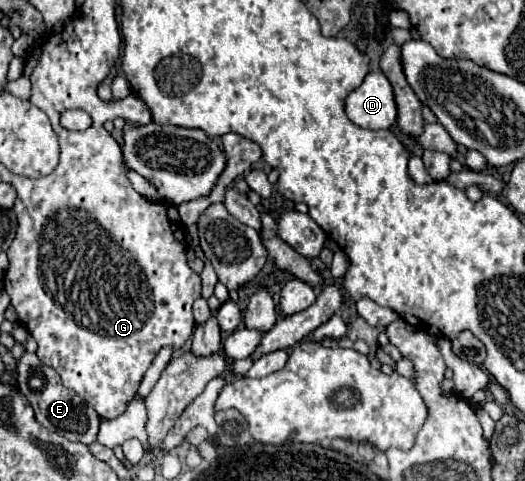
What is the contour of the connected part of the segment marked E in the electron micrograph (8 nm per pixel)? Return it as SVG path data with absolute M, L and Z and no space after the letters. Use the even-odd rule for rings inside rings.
M23 353L23 357L17 363L17 389L27 395L29 403L35 409L35 419L43 423L49 431L55 431L69 441L79 441L79 443L93 443L97 439L99 431L99 415L91 405L87 405L75 391L63 387L59 375L55 369L43 365L37 355L33 353Z

